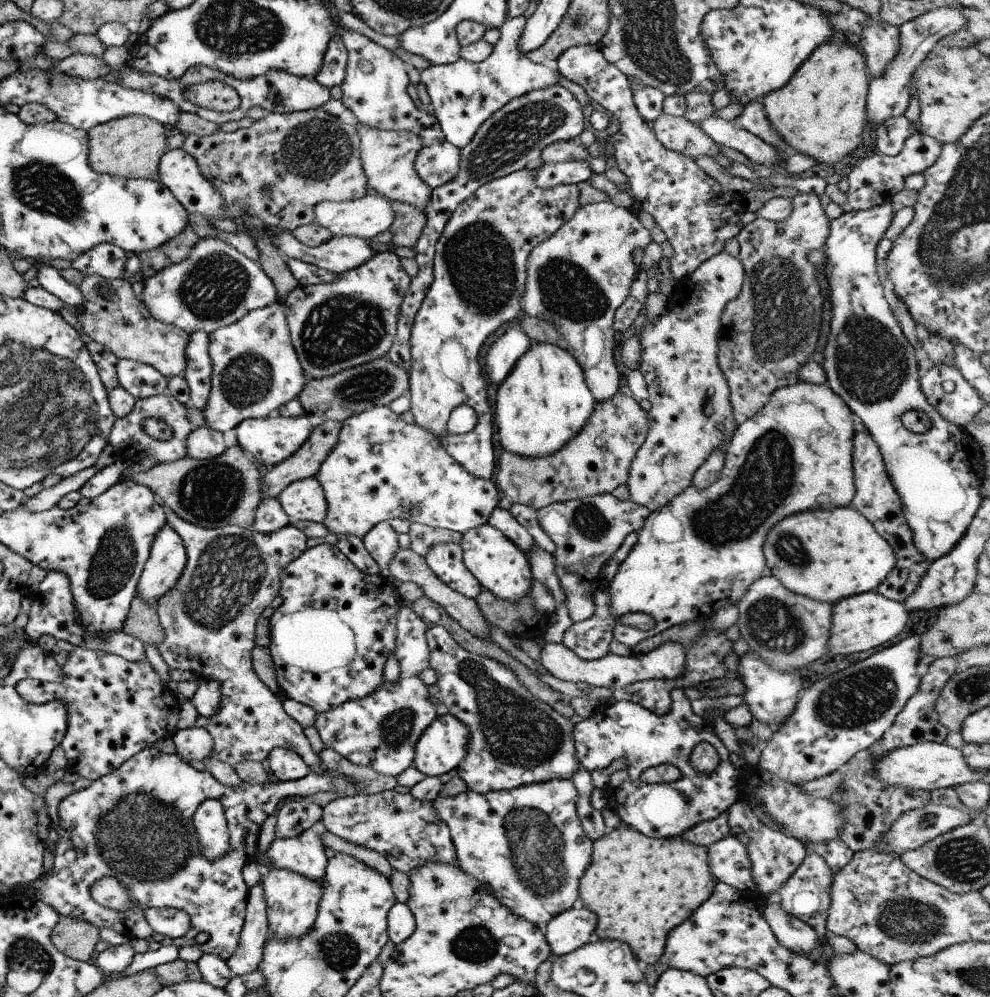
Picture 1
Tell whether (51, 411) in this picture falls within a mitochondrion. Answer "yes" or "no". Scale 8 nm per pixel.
yes

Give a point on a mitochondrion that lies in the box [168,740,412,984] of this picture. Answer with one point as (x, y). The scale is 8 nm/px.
(340, 952)

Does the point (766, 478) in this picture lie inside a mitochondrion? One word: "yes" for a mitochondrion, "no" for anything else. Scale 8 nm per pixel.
yes

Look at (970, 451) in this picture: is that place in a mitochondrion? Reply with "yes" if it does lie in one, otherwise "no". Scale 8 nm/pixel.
no

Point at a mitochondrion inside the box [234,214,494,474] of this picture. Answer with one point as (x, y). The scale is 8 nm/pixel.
(343, 326)

